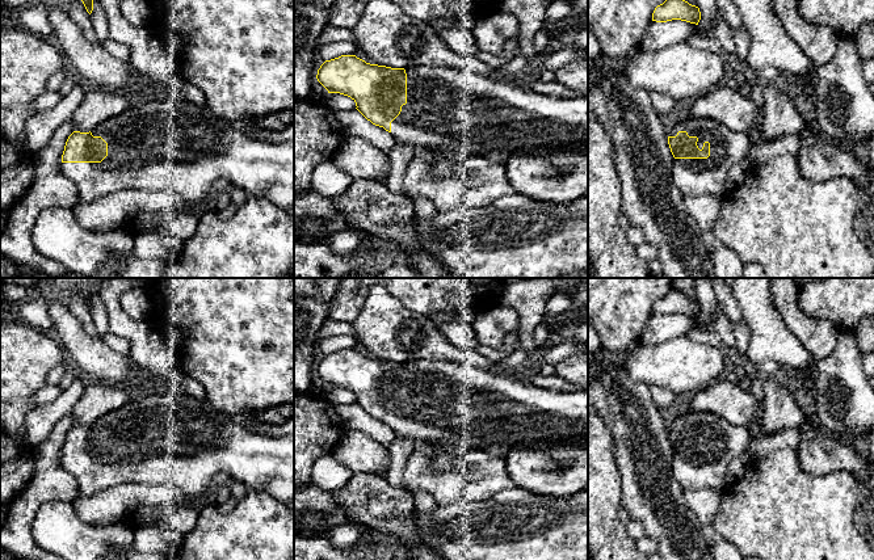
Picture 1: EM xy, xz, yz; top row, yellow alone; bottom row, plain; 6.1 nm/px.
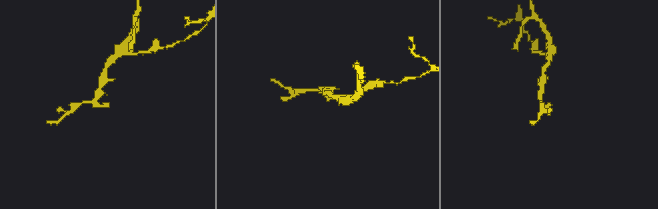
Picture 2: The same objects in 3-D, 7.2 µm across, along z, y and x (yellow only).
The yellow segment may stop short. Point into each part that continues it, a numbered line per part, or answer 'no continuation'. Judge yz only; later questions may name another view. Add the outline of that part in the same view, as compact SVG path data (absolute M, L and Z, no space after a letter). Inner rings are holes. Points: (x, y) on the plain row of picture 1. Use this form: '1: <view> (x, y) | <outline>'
1: yz (694, 471) | M685 410L668 430L686 425L697 430L697 439L710 437L707 452L675 452L673 476L684 490L711 488L722 492L727 485L727 468L730 462L744 454L751 443L745 426L731 425L724 418L709 412Z

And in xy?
1: xy (172, 437) | M156 388L150 395L130 400L121 408L106 413L105 416L96 420L92 425L93 430L101 430L108 437L108 450L101 456L60 456L60 466L71 473L77 481L79 496L93 496L108 488L122 483L135 484L163 484L168 483L177 487L186 497L188 502L199 504L205 501L205 489L211 479L219 472L227 472L230 481L241 481L247 485L247 490L264 490L280 502L286 502L294 498L294 434L285 437L270 437L260 434L249 429L243 420L243 416L231 417L219 409L214 408L207 400L194 397L186 392L173 390L159 390Z

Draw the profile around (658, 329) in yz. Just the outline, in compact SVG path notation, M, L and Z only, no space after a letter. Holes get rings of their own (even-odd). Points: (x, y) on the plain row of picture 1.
M672 313L667 316L652 315L644 327L639 342L646 345L657 345L667 340L685 336L689 333L696 321L696 317L681 313Z

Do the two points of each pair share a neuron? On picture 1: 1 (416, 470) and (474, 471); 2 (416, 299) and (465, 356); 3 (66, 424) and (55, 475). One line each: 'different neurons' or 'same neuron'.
1: same neuron
2: different neurons
3: same neuron

